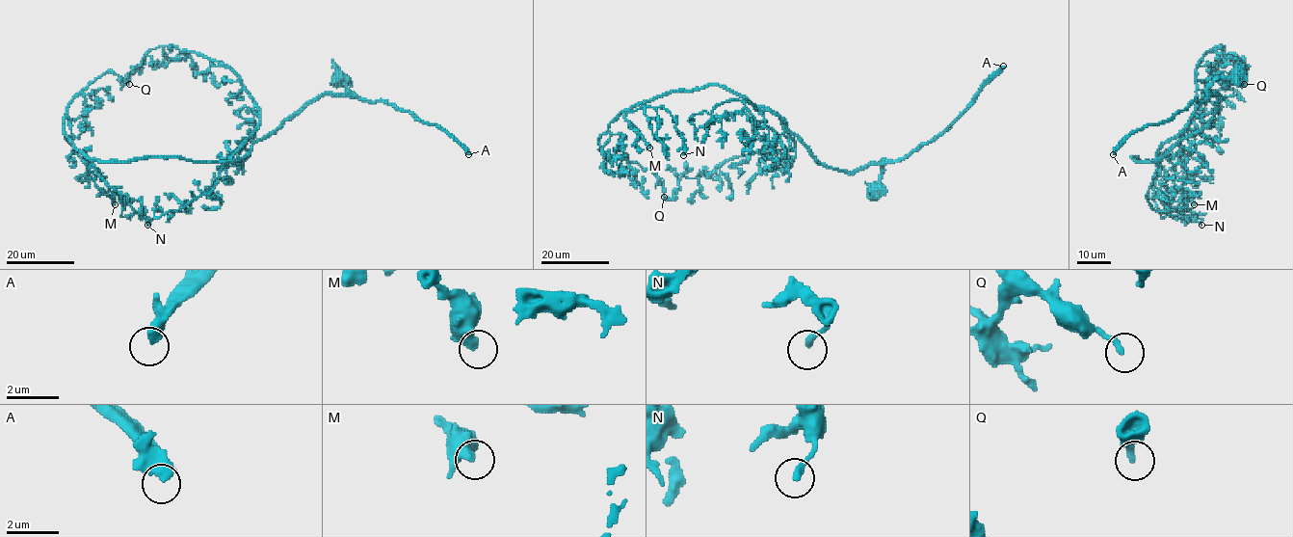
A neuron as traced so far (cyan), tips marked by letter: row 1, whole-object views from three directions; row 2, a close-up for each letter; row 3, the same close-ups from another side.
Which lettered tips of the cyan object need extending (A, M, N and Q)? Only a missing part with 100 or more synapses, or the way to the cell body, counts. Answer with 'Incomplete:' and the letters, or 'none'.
Incomplete: A

